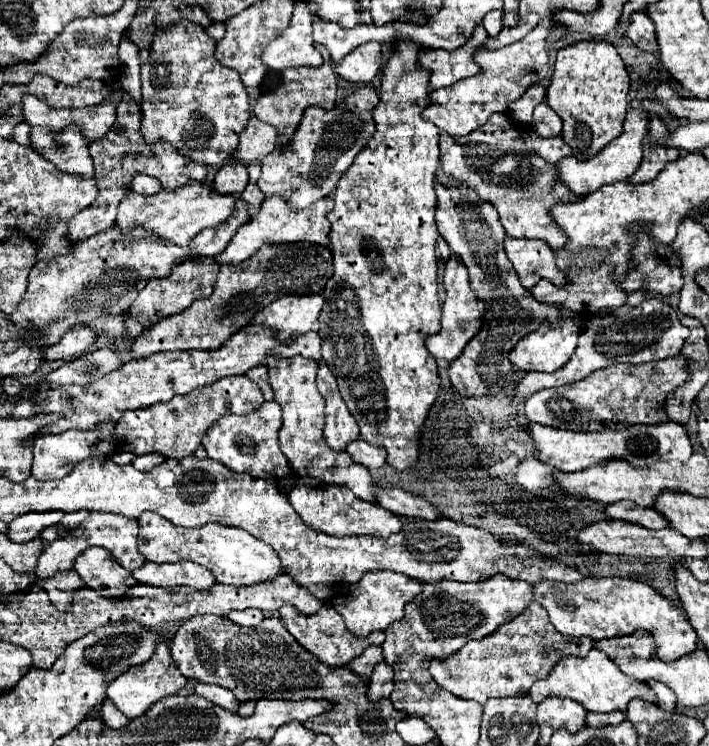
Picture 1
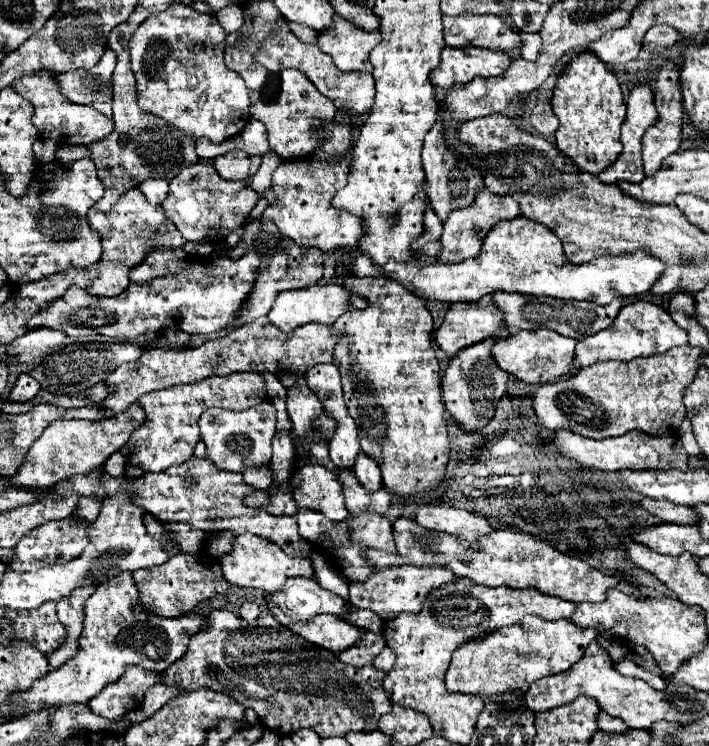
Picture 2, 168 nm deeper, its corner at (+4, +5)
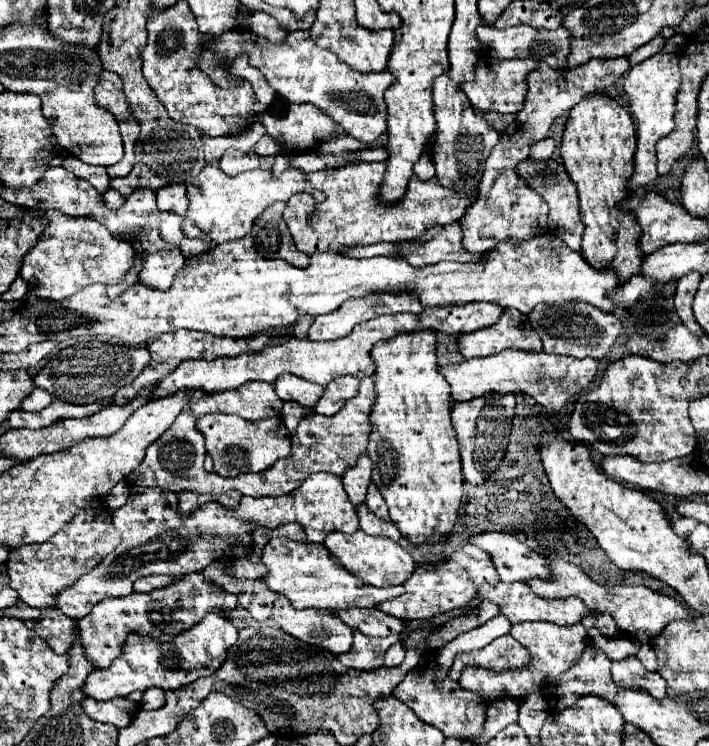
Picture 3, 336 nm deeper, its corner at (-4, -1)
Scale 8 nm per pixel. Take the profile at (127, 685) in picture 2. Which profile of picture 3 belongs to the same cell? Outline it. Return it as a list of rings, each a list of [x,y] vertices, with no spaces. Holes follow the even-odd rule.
[[[87,696],[87,698],[83,698],[81,706],[91,720],[113,724],[117,728],[129,726],[135,712],[139,712],[139,706],[127,698],[115,698],[115,700],[99,702],[99,700],[93,700]]]

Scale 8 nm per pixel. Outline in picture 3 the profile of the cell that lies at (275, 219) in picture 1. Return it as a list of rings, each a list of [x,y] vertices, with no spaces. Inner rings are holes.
[[[385,162],[381,164],[353,164],[335,170],[319,170],[309,174],[309,180],[315,188],[321,188],[327,194],[327,200],[317,204],[309,194],[295,194],[285,208],[285,222],[291,230],[291,236],[301,252],[315,254],[327,250],[343,250],[353,246],[369,246],[377,242],[405,242],[419,238],[425,230],[437,224],[449,224],[461,220],[465,210],[477,200],[479,190],[455,192],[439,184],[437,178],[427,182],[419,180],[415,174],[409,180],[407,192],[397,202],[385,204],[379,200],[379,190],[385,176]]]

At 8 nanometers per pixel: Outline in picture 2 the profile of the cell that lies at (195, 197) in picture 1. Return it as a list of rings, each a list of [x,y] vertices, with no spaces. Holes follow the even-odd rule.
[[[197,162],[189,168],[183,168],[171,182],[169,194],[163,200],[163,210],[169,220],[177,226],[181,236],[189,242],[199,240],[225,240],[225,236],[241,226],[245,212],[249,212],[261,194],[253,192],[245,182],[221,180],[211,164]]]

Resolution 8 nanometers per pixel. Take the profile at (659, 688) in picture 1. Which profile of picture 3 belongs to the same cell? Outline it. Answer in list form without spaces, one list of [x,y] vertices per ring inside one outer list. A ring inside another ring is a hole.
[[[635,656],[613,662],[611,676],[613,682],[621,688],[639,688],[647,690],[653,698],[665,698],[665,682],[661,676],[657,672],[649,672]]]

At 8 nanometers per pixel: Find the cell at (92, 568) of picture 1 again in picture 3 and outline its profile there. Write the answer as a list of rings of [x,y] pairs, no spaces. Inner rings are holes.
[[[207,614],[207,618],[203,618],[199,626],[193,626],[193,630],[173,638],[157,638],[157,642],[151,638],[137,638],[137,634],[133,634],[133,638],[125,642],[125,652],[121,658],[117,658],[117,662],[113,662],[113,666],[109,666],[109,670],[93,670],[89,674],[85,682],[85,696],[95,700],[111,700],[127,696],[135,690],[179,690],[197,678],[211,676],[227,660],[227,650],[235,646],[237,636],[237,628],[231,624],[231,620],[219,614]]]

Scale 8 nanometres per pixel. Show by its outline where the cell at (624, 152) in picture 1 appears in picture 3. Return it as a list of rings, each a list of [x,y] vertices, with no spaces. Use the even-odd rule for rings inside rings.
[[[659,52],[649,60],[633,66],[623,82],[623,90],[627,94],[631,116],[637,124],[637,152],[635,152],[635,174],[631,178],[631,188],[651,184],[657,178],[657,158],[655,158],[655,144],[665,138],[673,128],[673,114],[675,114],[675,96],[681,86],[679,74],[679,54]]]

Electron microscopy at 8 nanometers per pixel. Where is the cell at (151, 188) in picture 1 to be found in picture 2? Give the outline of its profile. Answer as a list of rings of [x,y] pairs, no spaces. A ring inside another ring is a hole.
[[[149,178],[145,182],[141,182],[137,186],[149,204],[161,204],[161,200],[165,200],[167,196],[167,180],[155,180],[155,178]]]

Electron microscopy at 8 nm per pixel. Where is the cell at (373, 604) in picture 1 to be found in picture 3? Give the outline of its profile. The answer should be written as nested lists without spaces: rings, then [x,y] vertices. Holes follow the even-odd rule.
[[[463,546],[461,550],[453,552],[445,564],[439,564],[435,568],[417,568],[409,580],[403,584],[405,594],[391,598],[387,602],[381,604],[381,610],[385,614],[395,614],[397,618],[405,618],[405,622],[427,622],[439,614],[447,614],[455,608],[463,608],[469,600],[475,598],[477,588],[481,584],[497,584],[499,582],[499,574],[493,566],[493,560],[489,556],[489,552],[475,548],[475,546]]]

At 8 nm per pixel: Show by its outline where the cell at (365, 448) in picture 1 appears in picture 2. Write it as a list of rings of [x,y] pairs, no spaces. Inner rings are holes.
[[[359,452],[357,458],[355,458],[355,466],[353,466],[353,472],[357,476],[357,480],[369,488],[369,490],[377,490],[381,486],[381,472],[379,472],[379,466],[377,462],[367,456],[365,452]]]

